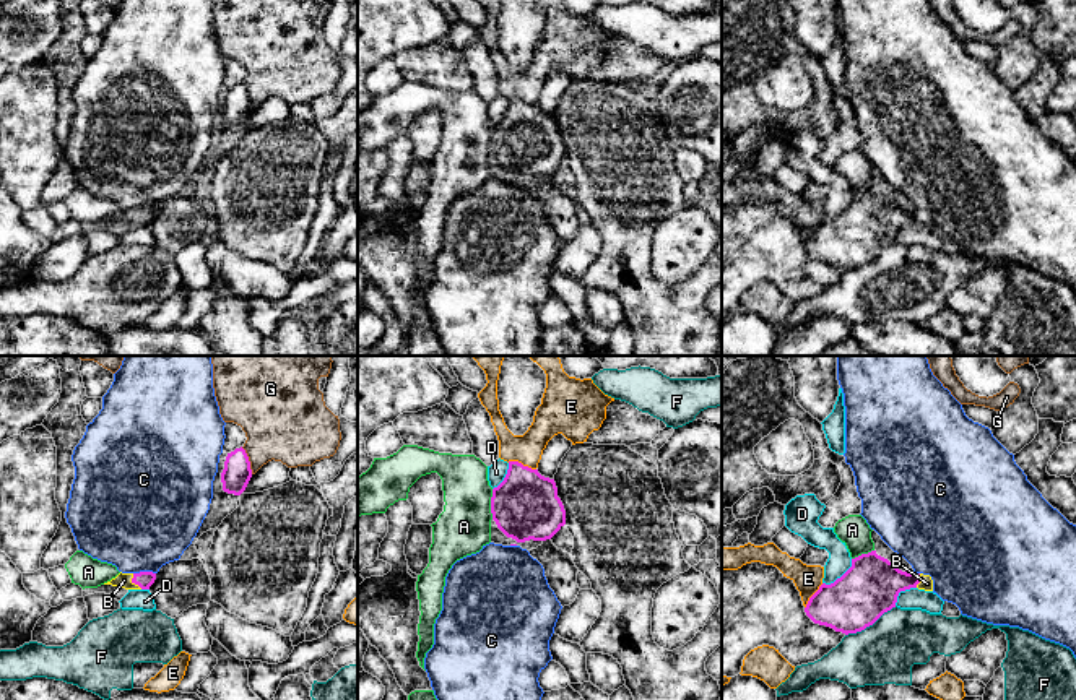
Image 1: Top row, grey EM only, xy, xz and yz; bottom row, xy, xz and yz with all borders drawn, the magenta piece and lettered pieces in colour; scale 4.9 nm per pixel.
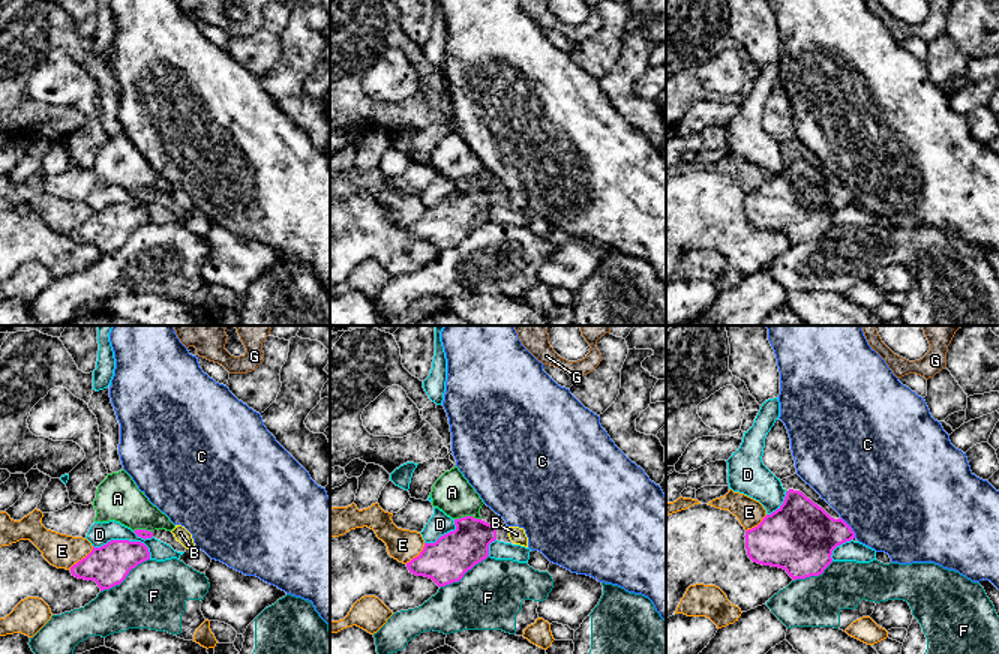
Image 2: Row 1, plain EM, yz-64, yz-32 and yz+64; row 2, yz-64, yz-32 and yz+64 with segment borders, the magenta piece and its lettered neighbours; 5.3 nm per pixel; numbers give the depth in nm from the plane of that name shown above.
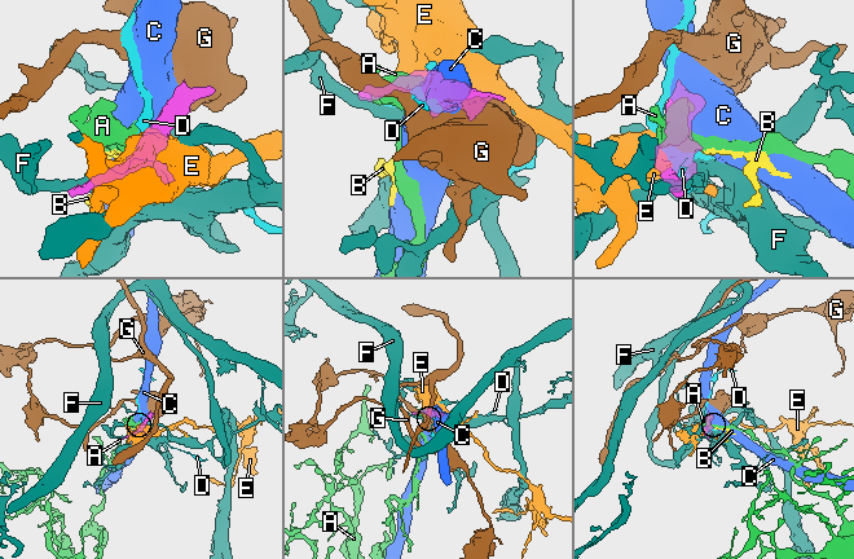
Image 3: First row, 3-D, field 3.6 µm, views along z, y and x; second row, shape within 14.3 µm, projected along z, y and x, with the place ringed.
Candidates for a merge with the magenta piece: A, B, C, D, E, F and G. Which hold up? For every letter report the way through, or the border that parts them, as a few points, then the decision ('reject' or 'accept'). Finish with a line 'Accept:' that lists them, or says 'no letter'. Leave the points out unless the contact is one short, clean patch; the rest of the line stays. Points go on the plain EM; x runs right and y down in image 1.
A: border xz (493, 125), (491, 155); reject
B: way xy (143, 215), (134, 218), (124, 216); accept
C: reject
D: reject
E: reject
F: reject
G: reject
Accept: B

